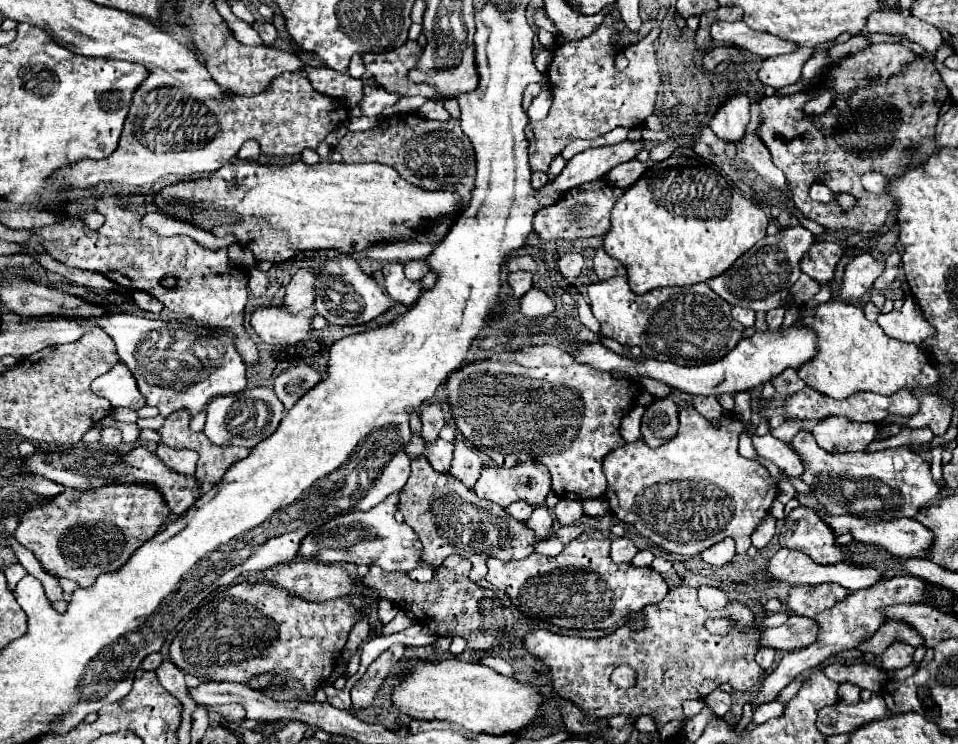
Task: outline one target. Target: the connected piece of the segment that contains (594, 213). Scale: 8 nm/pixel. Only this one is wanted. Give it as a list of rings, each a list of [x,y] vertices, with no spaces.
[[[601,179],[583,183],[583,185],[567,191],[567,195],[563,195],[563,199],[559,203],[539,211],[539,215],[535,215],[535,219],[533,219],[533,229],[541,235],[541,239],[581,239],[581,237],[605,235],[607,227],[611,227],[609,213],[617,199],[619,199],[619,191],[611,189]]]

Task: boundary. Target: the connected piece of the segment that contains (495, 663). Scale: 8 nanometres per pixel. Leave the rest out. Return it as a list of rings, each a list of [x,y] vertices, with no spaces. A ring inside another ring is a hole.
[[[487,655],[487,657],[483,657],[483,659],[481,659],[481,663],[483,663],[483,665],[487,665],[487,667],[491,667],[493,671],[499,671],[499,673],[501,673],[501,675],[505,675],[505,677],[515,679],[515,673],[513,673],[511,665],[509,665],[505,659],[501,659],[501,657]]]

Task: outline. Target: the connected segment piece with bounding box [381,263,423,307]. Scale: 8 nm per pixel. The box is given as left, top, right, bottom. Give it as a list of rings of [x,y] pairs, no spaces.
[[[385,263],[381,271],[385,275],[385,289],[393,297],[393,301],[403,303],[407,307],[415,303],[415,299],[421,295],[423,289],[419,287],[417,281],[409,281],[403,275],[403,263]]]

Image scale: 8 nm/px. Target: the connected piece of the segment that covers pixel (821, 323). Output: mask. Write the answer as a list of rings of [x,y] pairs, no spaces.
[[[841,301],[819,303],[815,307],[807,307],[803,317],[797,317],[793,325],[813,329],[819,347],[819,353],[797,369],[799,379],[833,399],[845,399],[855,391],[891,395],[901,387],[927,389],[929,385],[939,383],[937,369],[919,351],[919,347],[887,337],[877,323],[867,321],[861,307]]]

